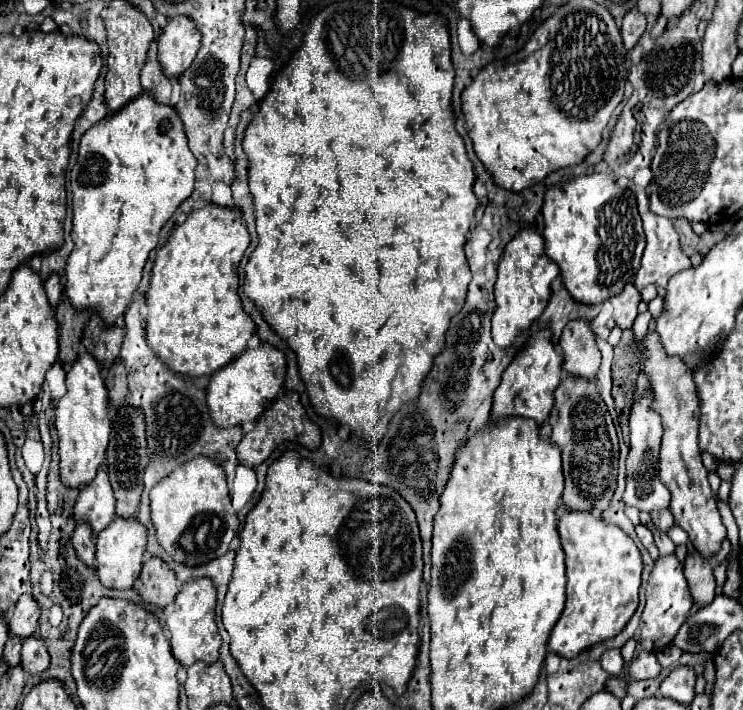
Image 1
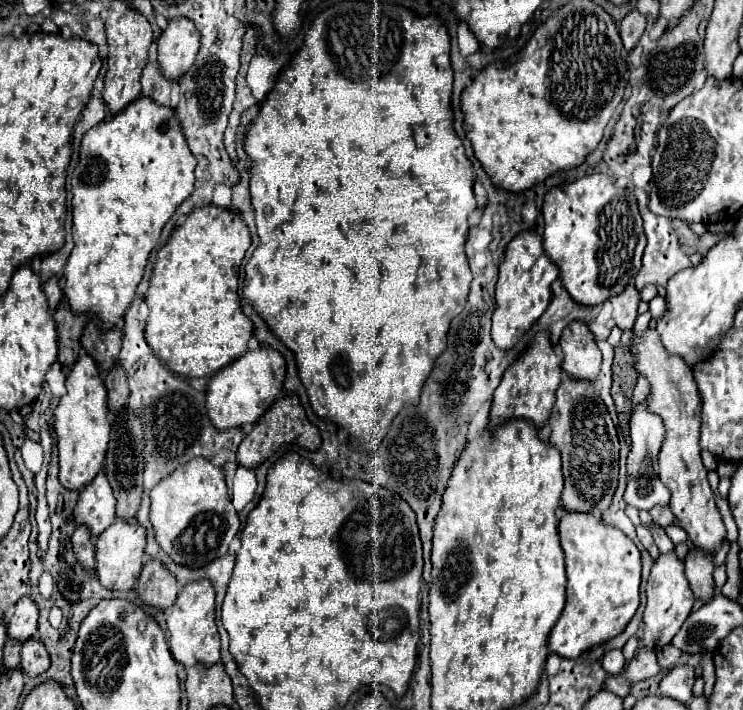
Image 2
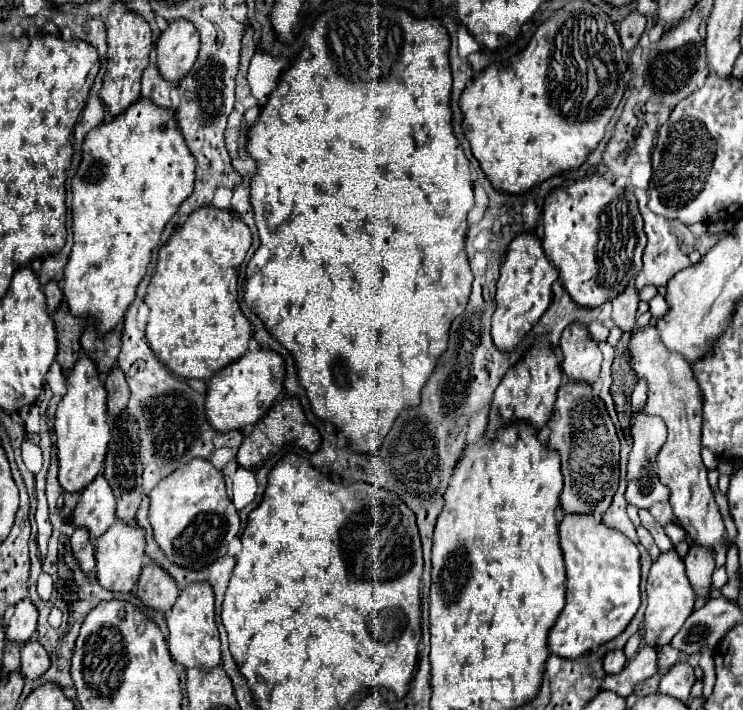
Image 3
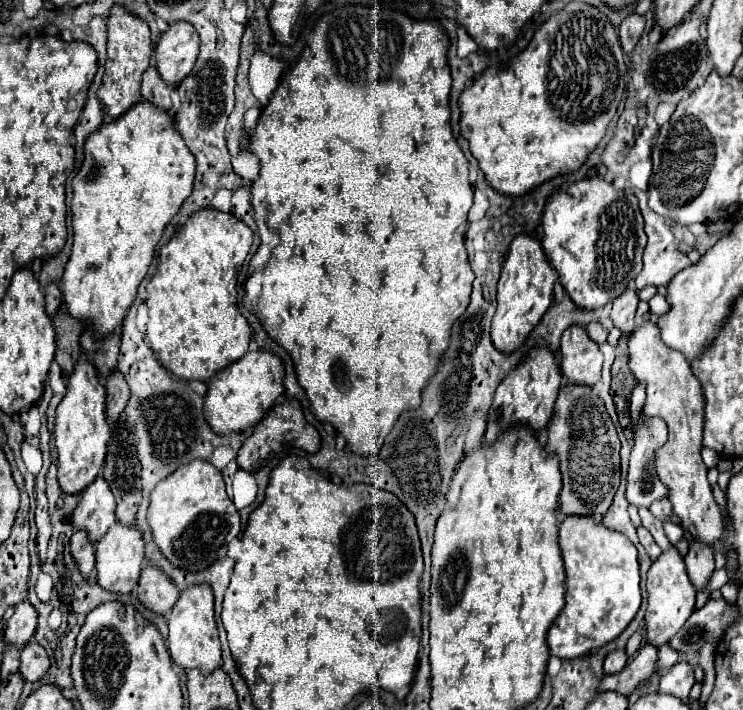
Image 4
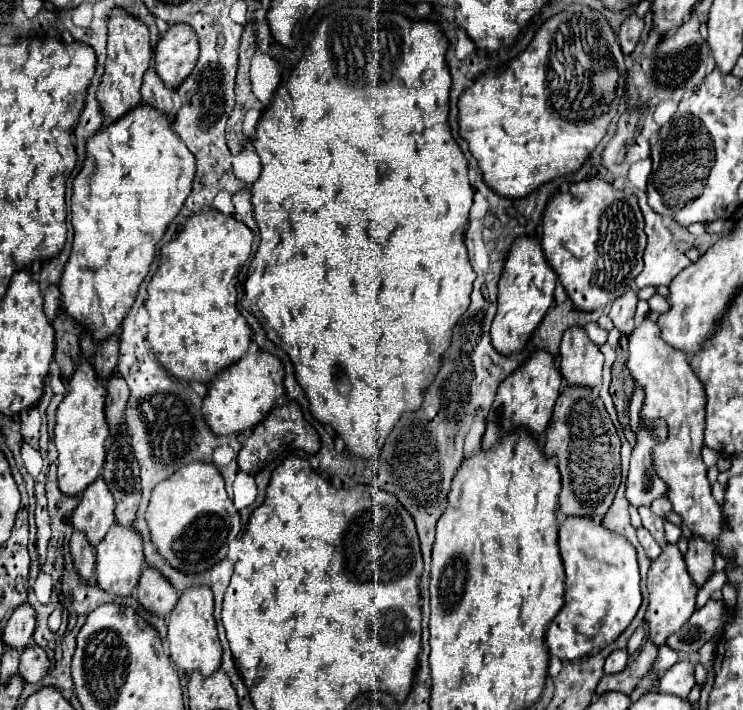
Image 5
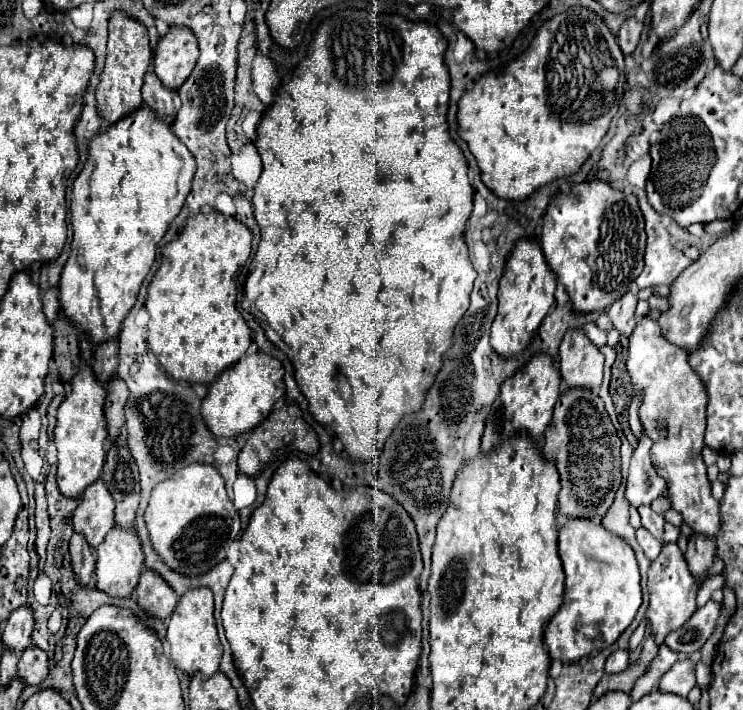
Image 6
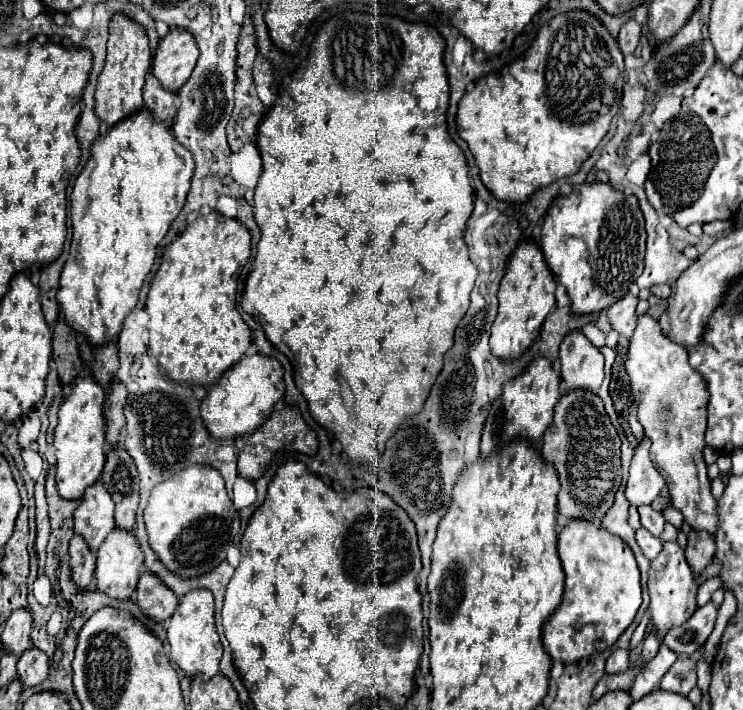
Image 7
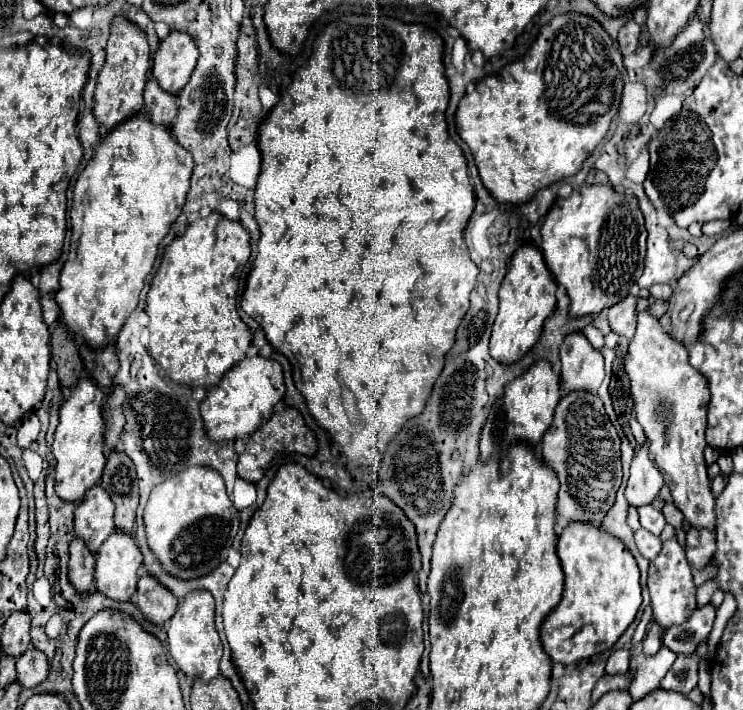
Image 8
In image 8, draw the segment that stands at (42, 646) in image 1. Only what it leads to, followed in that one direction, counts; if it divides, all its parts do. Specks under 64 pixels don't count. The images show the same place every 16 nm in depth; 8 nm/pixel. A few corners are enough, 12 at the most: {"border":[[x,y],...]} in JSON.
{"border":[[30,648],[18,658],[16,680],[34,688],[48,676],[48,658]]}

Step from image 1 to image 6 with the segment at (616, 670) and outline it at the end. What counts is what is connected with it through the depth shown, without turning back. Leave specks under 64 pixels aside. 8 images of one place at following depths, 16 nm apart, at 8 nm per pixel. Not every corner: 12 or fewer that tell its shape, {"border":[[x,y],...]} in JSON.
{"border":[[616,650],[606,660],[606,674],[628,666],[628,650]]}

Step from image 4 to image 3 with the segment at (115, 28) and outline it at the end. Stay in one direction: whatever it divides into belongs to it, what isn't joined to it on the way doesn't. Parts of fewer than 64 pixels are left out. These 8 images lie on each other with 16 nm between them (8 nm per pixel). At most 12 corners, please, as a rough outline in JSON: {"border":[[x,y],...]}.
{"border":[[116,2],[100,96],[116,116],[140,98],[152,30]]}

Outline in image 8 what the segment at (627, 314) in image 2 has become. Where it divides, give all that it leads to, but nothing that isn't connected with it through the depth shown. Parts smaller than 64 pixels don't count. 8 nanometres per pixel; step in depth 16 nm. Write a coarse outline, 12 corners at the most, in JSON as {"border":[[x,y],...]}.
{"border":[[628,294],[608,310],[610,328],[628,340],[636,330],[636,302]]}

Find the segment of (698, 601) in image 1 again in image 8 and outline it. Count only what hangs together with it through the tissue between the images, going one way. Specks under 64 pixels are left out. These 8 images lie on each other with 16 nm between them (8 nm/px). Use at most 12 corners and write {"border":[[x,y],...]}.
{"border":[[690,528],[686,558],[704,570],[716,552],[716,536]]}

